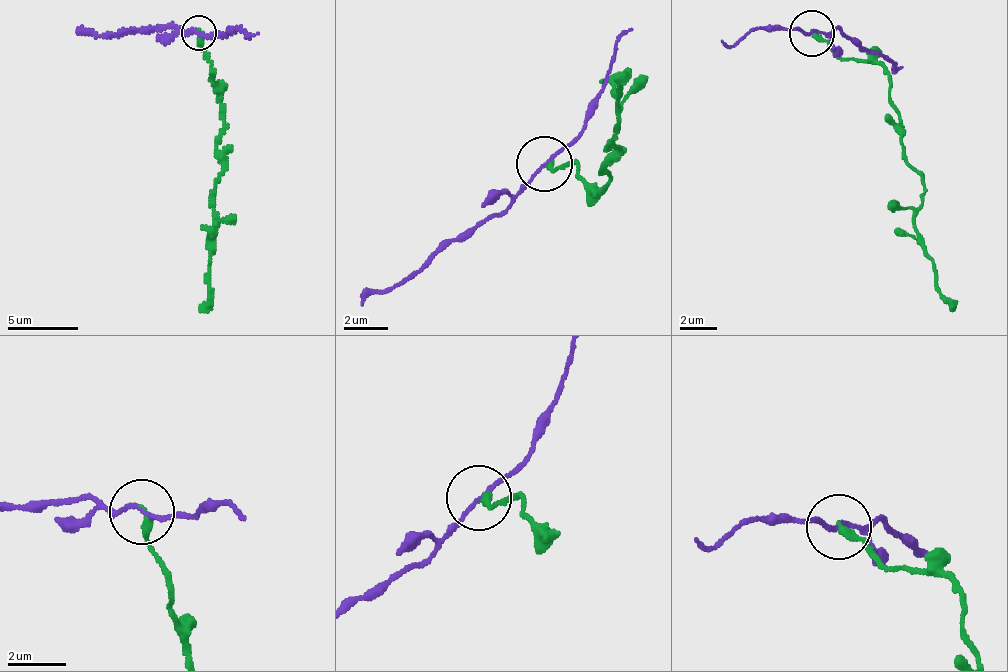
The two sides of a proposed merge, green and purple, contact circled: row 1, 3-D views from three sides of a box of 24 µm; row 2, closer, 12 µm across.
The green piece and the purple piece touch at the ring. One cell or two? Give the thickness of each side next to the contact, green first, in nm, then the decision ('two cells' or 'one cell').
280 nm thick on the green side, 130 nm on the other; two cells

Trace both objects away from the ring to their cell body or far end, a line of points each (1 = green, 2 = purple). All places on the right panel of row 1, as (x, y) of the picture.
1: (813, 31), (890, 77), (899, 146), (925, 187), (916, 243), (955, 310)
2: (813, 31), (841, 29), (843, 36), (890, 64), (904, 68)

